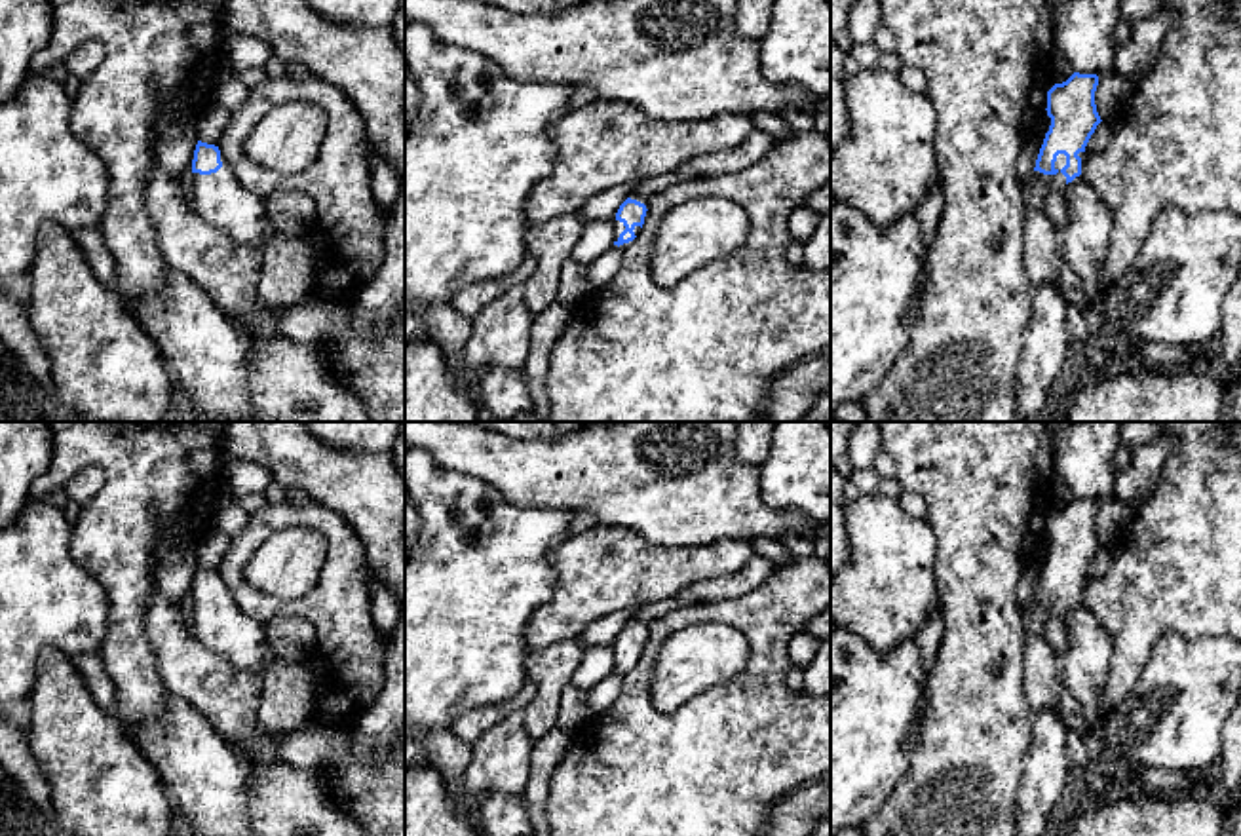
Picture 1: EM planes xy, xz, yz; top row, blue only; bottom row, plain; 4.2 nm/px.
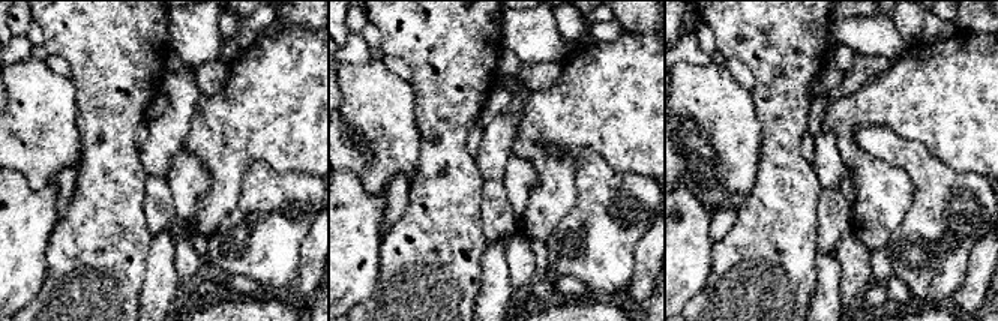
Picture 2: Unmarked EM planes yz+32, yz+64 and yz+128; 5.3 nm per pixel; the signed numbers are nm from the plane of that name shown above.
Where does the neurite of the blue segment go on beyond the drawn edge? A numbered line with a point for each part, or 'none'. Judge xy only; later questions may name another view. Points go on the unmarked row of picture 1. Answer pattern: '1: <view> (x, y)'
1: xy (219, 624)

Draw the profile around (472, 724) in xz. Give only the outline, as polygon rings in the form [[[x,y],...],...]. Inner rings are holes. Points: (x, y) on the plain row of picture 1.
[[[530,680],[523,684],[515,697],[502,705],[479,707],[475,711],[468,711],[450,726],[452,733],[460,739],[473,743],[481,737],[488,728],[509,716],[511,712],[525,711],[528,703],[534,699],[536,688]]]

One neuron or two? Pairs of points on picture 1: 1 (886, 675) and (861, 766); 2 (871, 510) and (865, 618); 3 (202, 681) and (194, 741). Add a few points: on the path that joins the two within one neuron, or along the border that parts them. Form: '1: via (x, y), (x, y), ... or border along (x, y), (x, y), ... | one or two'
1: via (873, 698), (861, 709), (861, 743) | one
2: via (871, 536), (871, 591) | one
3: border along (173, 694), (187, 700), (230, 743) | two

